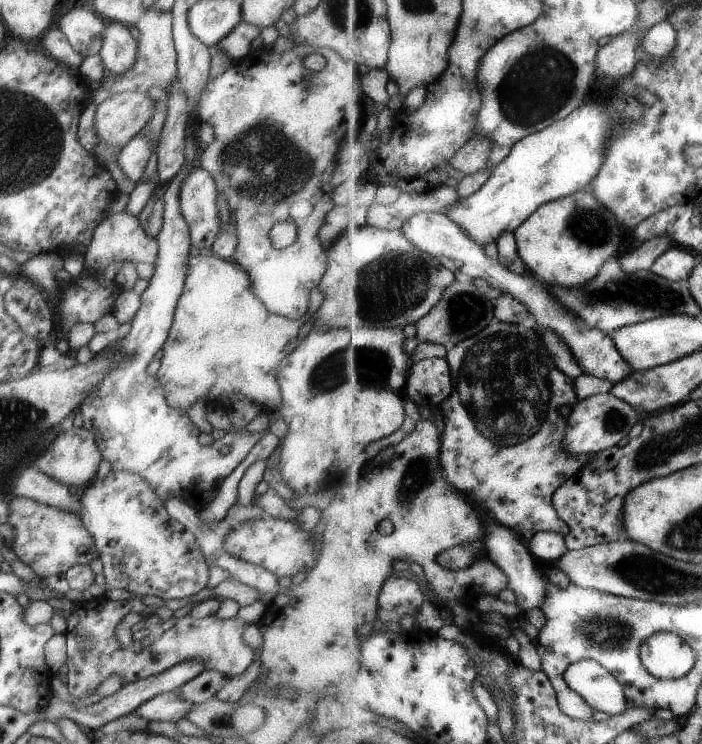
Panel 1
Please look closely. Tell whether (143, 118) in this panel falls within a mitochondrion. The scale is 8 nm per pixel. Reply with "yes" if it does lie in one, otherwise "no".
no

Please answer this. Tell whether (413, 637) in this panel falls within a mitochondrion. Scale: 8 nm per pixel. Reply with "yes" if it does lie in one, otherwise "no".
no

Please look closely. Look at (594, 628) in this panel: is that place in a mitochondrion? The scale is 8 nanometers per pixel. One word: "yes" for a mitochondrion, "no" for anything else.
yes

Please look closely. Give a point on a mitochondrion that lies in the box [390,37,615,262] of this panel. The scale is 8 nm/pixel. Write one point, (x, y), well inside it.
(530, 86)

